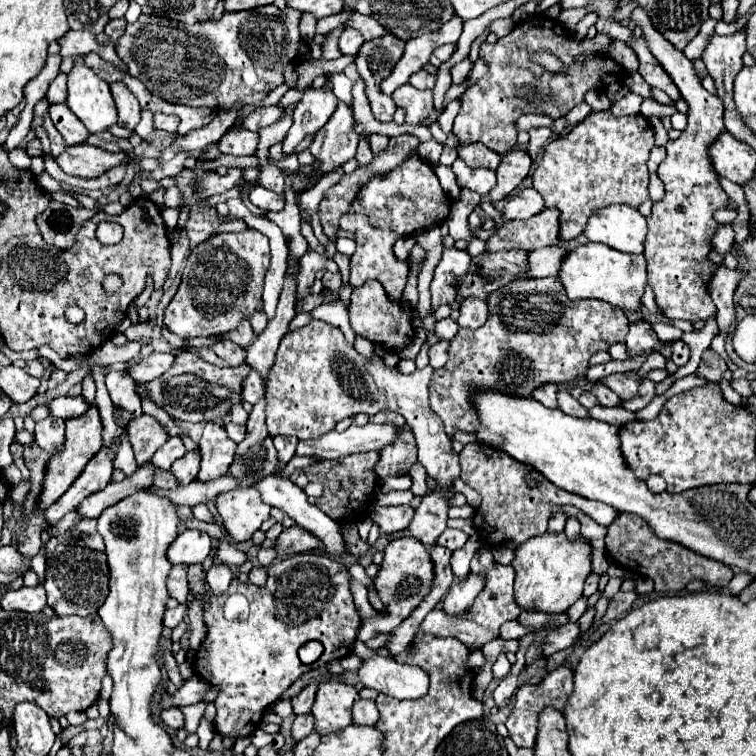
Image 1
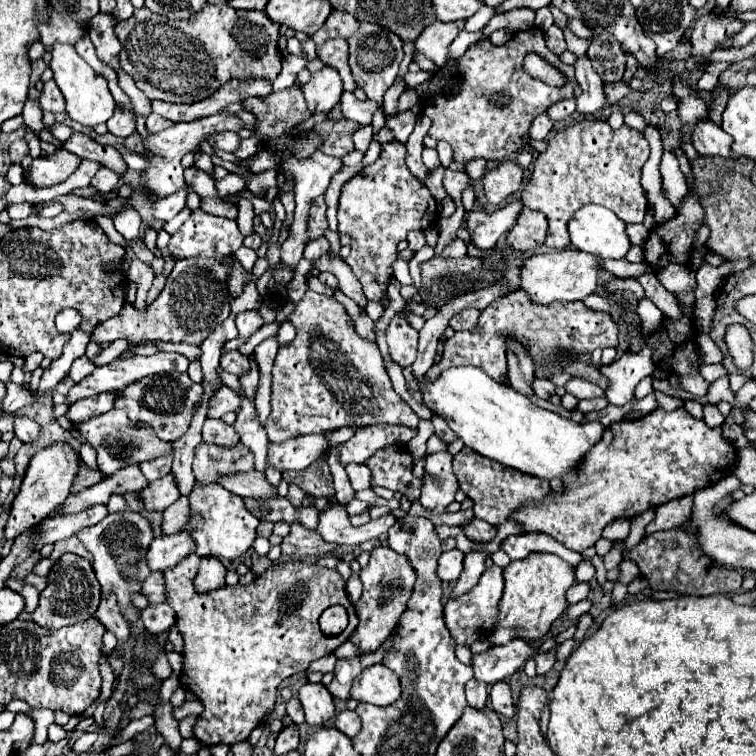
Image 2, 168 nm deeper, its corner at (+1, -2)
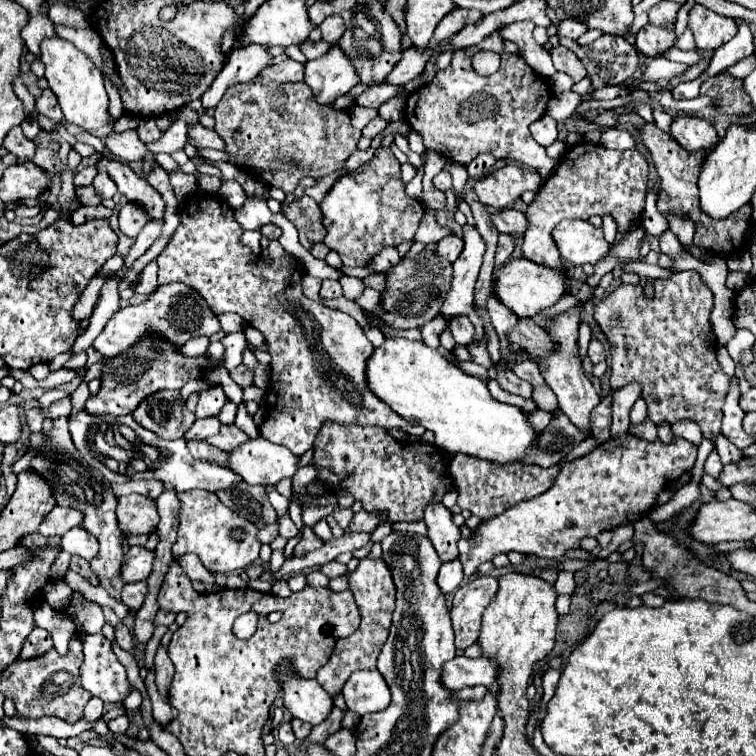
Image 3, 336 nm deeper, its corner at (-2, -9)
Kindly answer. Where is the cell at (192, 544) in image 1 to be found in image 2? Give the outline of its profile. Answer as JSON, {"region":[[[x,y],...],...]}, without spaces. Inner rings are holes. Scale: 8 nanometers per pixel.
{"region":[[[177,532],[171,536],[159,536],[149,546],[149,568],[165,570],[177,566],[189,554],[195,554],[195,540],[189,532]]]}

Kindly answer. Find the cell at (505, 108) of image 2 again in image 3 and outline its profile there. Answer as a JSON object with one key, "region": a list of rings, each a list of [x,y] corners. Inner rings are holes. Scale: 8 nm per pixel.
{"region":[[[502,27],[476,47],[456,51],[450,65],[440,71],[440,75],[436,73],[428,85],[416,89],[406,99],[404,115],[408,125],[424,137],[426,149],[444,155],[452,163],[468,165],[480,153],[492,153],[496,159],[518,161],[524,167],[538,171],[542,179],[548,179],[558,165],[558,159],[546,155],[546,149],[532,139],[528,125],[546,113],[546,103],[552,91],[544,81],[534,77],[522,55],[504,51],[500,31]],[[480,49],[496,51],[502,59],[500,69],[490,77],[480,77],[472,69],[472,57]]]}

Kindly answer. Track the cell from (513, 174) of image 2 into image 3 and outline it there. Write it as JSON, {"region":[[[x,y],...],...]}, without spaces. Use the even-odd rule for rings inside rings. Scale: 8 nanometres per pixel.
{"region":[[[506,165],[488,177],[476,181],[474,191],[480,203],[492,209],[506,209],[510,207],[524,191],[538,191],[542,187],[540,175],[532,173],[530,169],[522,169],[518,165]]]}

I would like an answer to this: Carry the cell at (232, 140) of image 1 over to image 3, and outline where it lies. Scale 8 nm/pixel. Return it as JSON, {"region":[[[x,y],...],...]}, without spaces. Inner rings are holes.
{"region":[[[200,123],[188,127],[188,141],[194,147],[210,147],[210,149],[224,149],[222,139],[216,135],[214,129],[206,129]]]}

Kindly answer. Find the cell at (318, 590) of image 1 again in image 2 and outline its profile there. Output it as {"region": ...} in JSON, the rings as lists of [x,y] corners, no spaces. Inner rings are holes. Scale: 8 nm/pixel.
{"region":[[[187,556],[177,568],[165,570],[169,584],[169,606],[177,614],[177,630],[183,634],[183,674],[181,686],[199,696],[205,712],[195,724],[195,738],[213,744],[235,744],[249,738],[249,734],[261,724],[263,716],[273,710],[279,684],[299,672],[305,672],[311,662],[333,654],[357,628],[359,618],[345,592],[345,582],[337,570],[321,568],[311,562],[283,562],[273,564],[249,586],[223,586],[211,592],[195,590],[195,574],[199,572],[201,558]],[[341,604],[349,614],[349,626],[337,636],[325,636],[319,628],[319,616],[325,608]]]}

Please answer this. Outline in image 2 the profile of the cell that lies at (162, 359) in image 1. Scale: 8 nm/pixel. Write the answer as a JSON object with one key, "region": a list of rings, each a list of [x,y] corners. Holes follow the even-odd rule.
{"region":[[[160,351],[153,356],[133,356],[133,358],[127,358],[127,360],[115,360],[107,366],[99,366],[93,370],[93,374],[89,374],[87,378],[83,378],[79,384],[75,384],[67,398],[69,398],[69,404],[73,404],[75,400],[79,398],[89,398],[89,396],[97,396],[101,392],[111,392],[111,390],[123,390],[127,386],[131,386],[133,382],[145,378],[145,376],[153,376],[153,374],[159,374],[159,372],[186,372],[189,366],[189,361],[183,354],[176,352],[164,352]]]}

